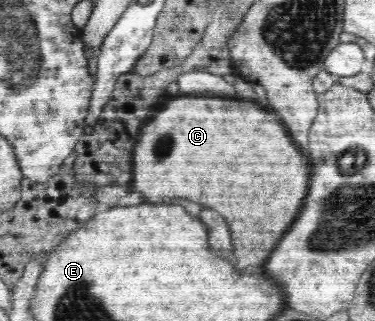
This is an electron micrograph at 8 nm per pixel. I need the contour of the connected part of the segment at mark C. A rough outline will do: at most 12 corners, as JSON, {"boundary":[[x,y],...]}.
{"boundary":[[178,97],[139,133],[131,188],[190,199],[262,267],[308,193],[276,113]]}

